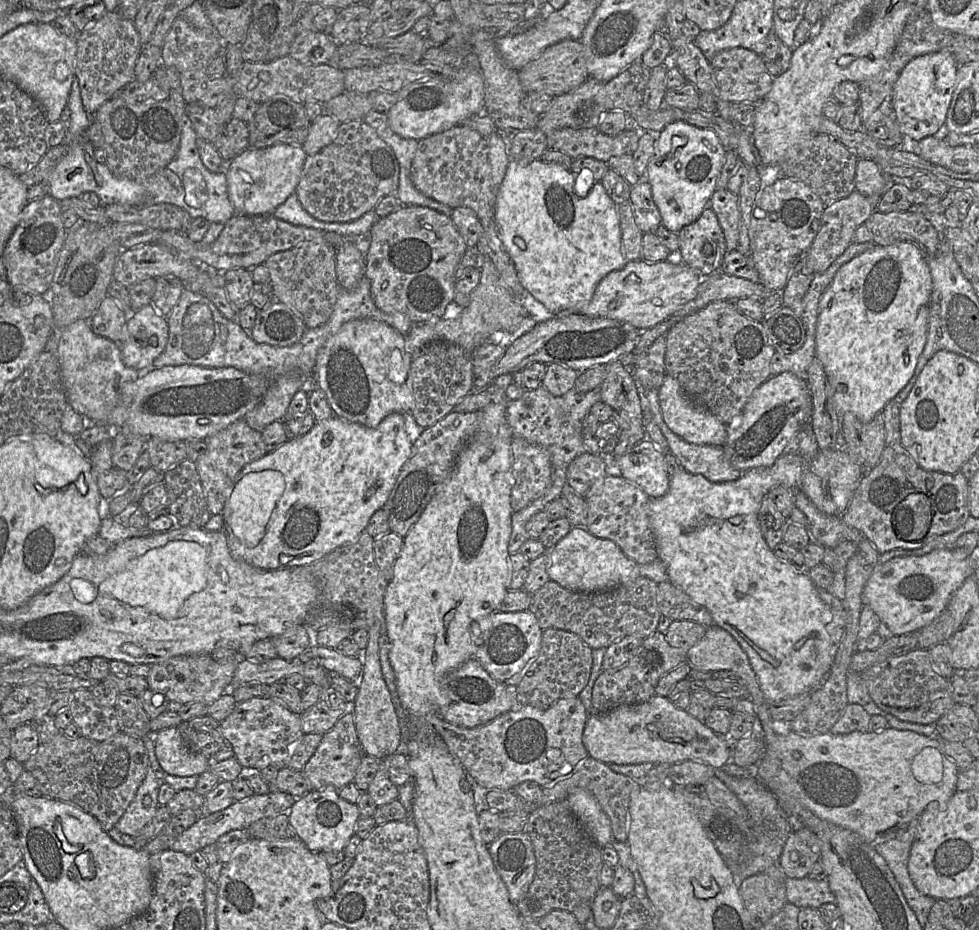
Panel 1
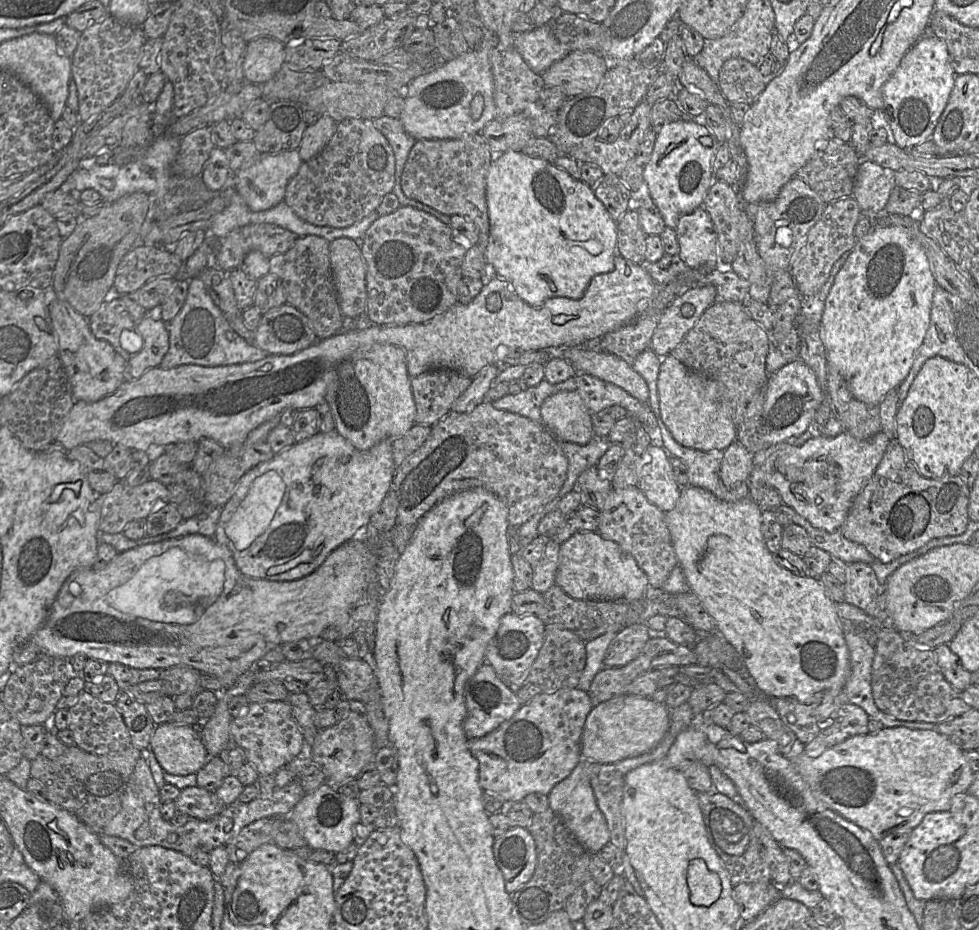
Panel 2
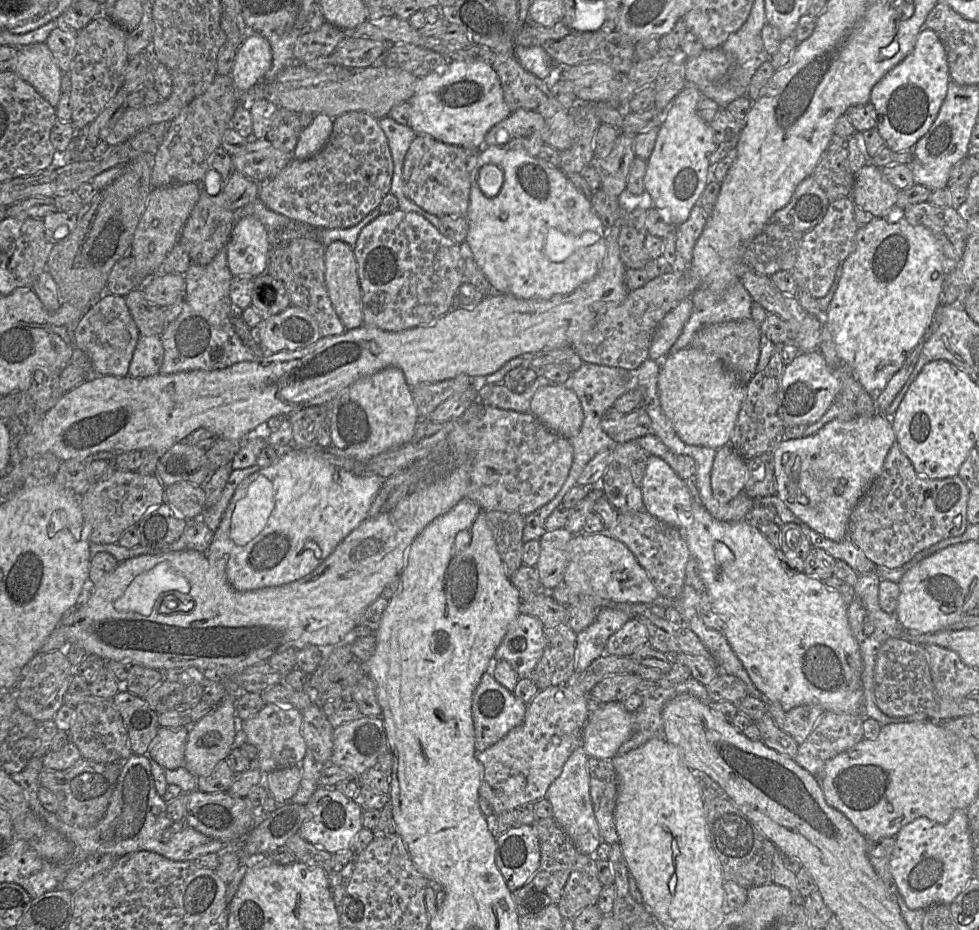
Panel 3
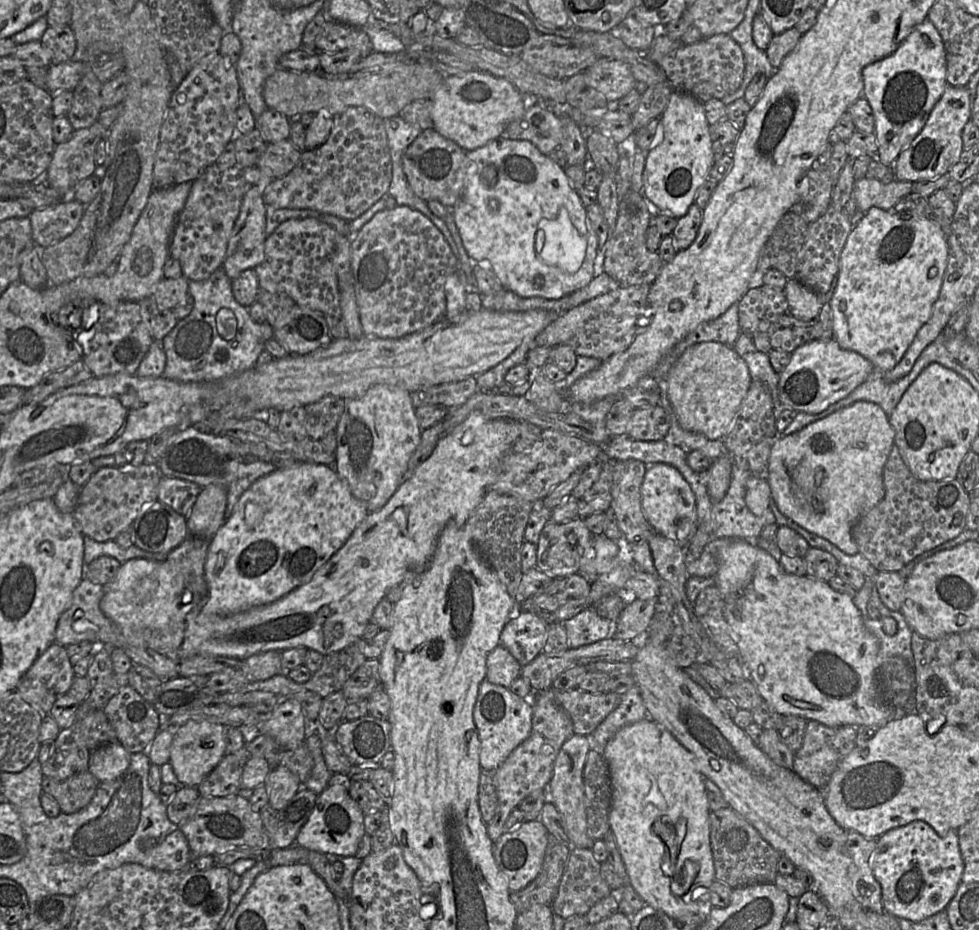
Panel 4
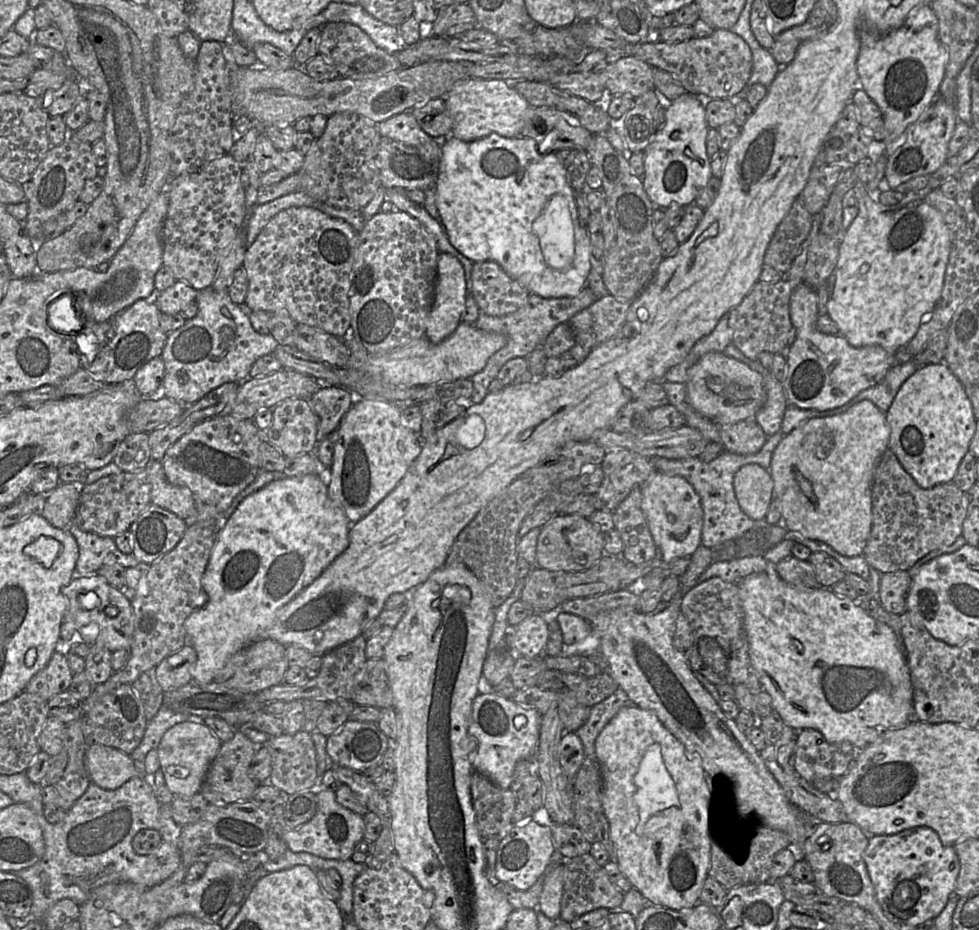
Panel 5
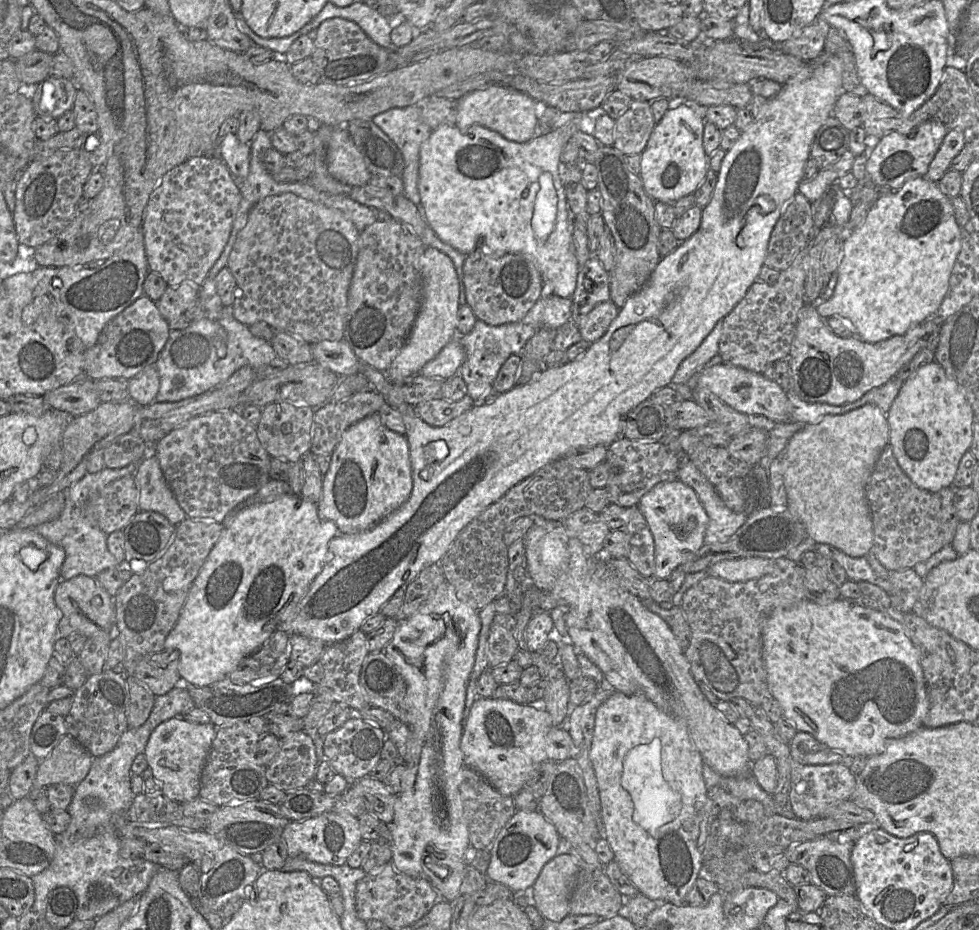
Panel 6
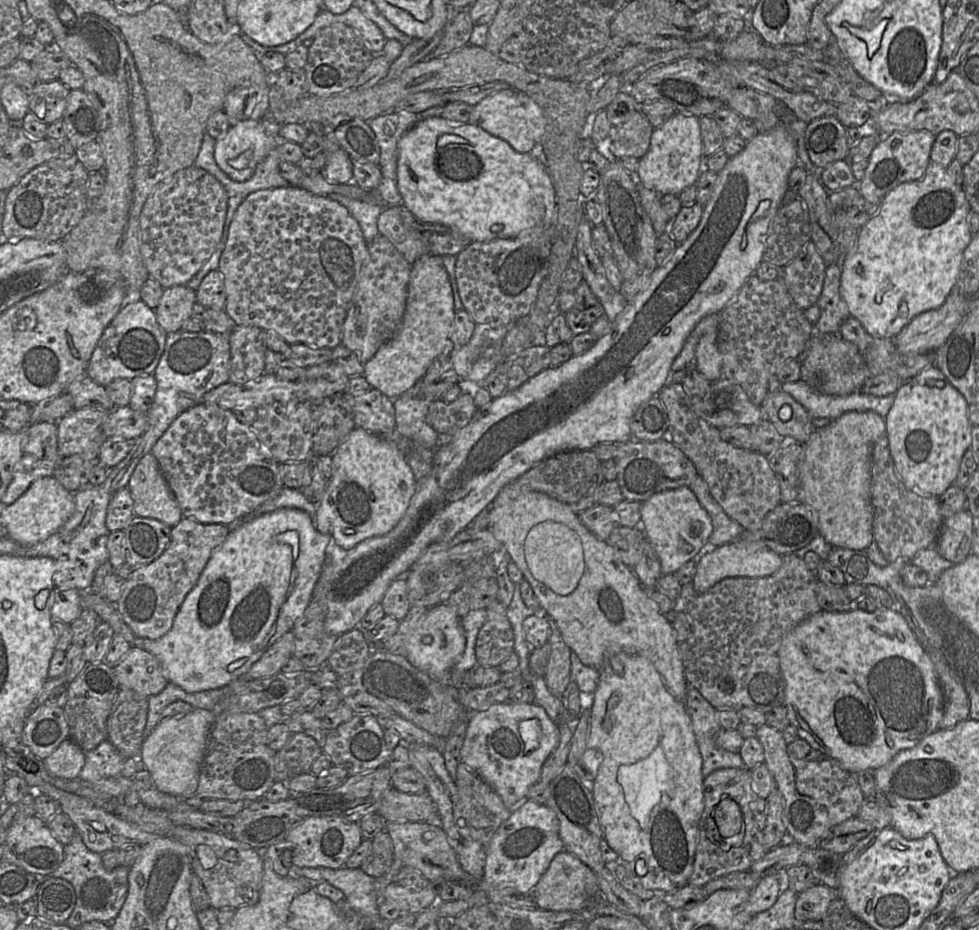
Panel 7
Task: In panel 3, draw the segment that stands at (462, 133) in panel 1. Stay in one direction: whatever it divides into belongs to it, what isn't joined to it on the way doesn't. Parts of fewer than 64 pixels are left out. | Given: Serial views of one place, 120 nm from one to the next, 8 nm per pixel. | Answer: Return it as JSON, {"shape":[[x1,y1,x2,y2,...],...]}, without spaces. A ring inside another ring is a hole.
{"shape":[[418,134,405,156,402,185,405,195,426,212,442,217,466,217,470,205,471,173,481,149,468,149]]}

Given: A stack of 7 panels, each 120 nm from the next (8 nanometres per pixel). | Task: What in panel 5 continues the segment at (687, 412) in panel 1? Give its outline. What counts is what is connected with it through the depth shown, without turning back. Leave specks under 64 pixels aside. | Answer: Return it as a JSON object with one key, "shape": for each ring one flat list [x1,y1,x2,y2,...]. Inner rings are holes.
{"shape":[[708,352,689,370,685,383,691,406,717,425,754,419,766,400,761,374,723,352]]}

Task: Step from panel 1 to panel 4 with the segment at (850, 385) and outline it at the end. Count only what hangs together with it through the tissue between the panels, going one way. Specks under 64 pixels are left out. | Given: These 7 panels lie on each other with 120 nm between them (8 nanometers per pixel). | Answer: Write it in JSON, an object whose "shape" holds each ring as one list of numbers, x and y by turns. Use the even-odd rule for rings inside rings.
{"shape":[[870,208,847,237,839,260,839,279,830,300,833,338,846,350,867,358,876,371,892,370,932,315,948,259,948,241,938,223,917,213]]}

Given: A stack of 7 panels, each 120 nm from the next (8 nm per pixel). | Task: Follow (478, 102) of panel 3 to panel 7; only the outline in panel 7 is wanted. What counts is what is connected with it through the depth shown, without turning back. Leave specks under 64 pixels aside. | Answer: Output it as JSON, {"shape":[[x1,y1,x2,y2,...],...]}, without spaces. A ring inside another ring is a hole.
{"shape":[[503,90,487,96,473,107,468,123,506,141,515,151,532,151,542,140,546,119,540,106,527,94,517,90]]}

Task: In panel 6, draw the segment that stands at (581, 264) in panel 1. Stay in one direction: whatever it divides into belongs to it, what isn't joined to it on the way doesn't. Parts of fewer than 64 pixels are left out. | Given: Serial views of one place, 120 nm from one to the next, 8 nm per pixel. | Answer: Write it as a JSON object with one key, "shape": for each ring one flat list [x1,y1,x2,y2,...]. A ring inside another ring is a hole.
{"shape":[[576,112,566,124,526,143,510,141,498,132,479,125,459,129,456,125,445,124,432,130,419,153,418,191,426,223,442,241,464,255,475,250,489,255,524,255,541,272,547,294,571,298,580,267,572,251,568,202,559,176,559,164,564,147,579,130,584,116,587,112]]}

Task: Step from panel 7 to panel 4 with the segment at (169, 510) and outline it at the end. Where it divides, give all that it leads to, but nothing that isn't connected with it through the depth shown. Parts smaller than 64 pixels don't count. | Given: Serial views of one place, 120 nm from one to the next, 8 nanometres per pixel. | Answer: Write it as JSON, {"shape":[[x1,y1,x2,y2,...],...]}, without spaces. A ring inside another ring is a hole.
{"shape":[[162,476,158,488,158,501,188,519,201,490,201,486,191,481]]}

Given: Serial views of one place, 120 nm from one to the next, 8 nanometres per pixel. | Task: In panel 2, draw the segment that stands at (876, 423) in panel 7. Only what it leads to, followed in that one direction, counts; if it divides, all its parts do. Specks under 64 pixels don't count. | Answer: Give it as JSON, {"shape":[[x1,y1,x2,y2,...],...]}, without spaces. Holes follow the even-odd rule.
{"shape":[[884,431,867,440,857,439,847,432,835,437,814,435,800,446,785,441,775,447,767,448,758,463,763,467,766,484,779,492,783,504,793,508,813,527,832,533,840,530,854,498,873,476,891,439]]}

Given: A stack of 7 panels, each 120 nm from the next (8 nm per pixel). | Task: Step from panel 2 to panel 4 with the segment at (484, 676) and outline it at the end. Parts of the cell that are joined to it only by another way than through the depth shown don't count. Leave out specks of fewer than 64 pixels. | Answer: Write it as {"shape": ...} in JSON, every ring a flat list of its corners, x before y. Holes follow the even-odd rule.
{"shape":[[483,679,473,709,473,721,480,741,479,764,483,772,495,771,509,754,527,739,532,727,532,712,529,699,520,698,508,688]]}

